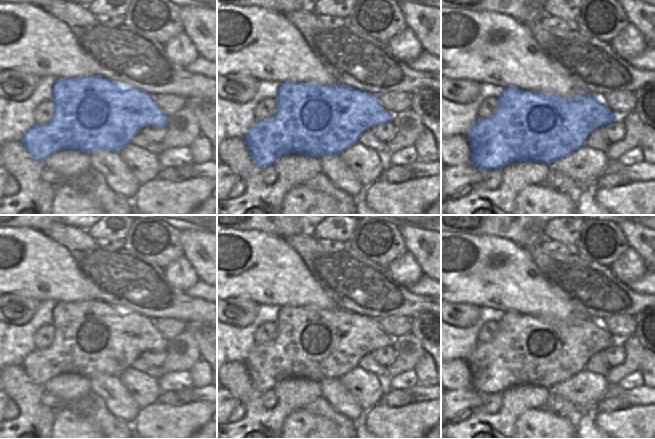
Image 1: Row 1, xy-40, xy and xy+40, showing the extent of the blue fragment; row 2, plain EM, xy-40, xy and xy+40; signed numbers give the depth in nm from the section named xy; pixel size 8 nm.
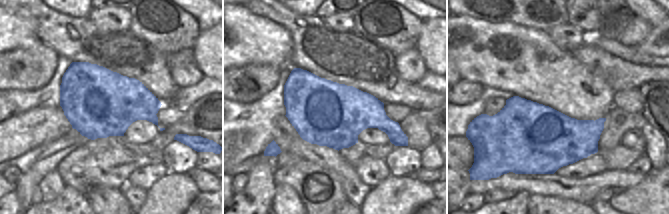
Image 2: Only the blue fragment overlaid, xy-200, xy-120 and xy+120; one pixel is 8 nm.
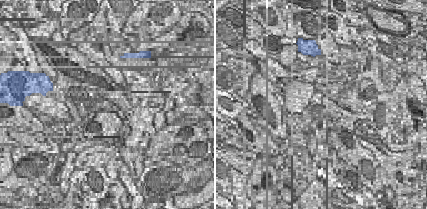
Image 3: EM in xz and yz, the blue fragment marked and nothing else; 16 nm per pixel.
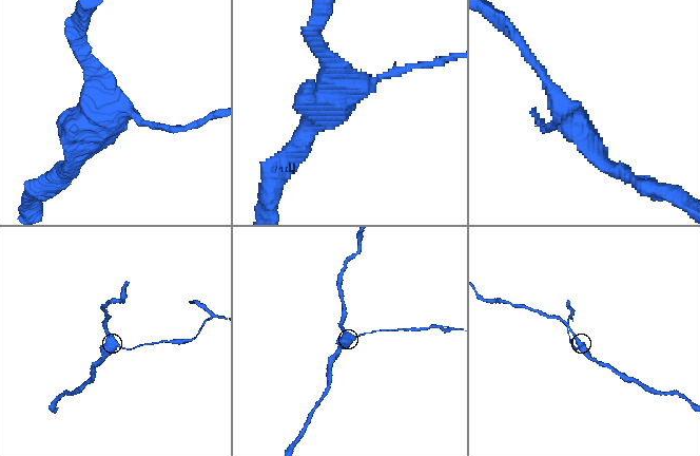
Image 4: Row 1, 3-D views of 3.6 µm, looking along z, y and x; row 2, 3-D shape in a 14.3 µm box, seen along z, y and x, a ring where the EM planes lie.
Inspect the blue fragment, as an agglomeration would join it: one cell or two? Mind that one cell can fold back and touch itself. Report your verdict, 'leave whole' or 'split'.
split

